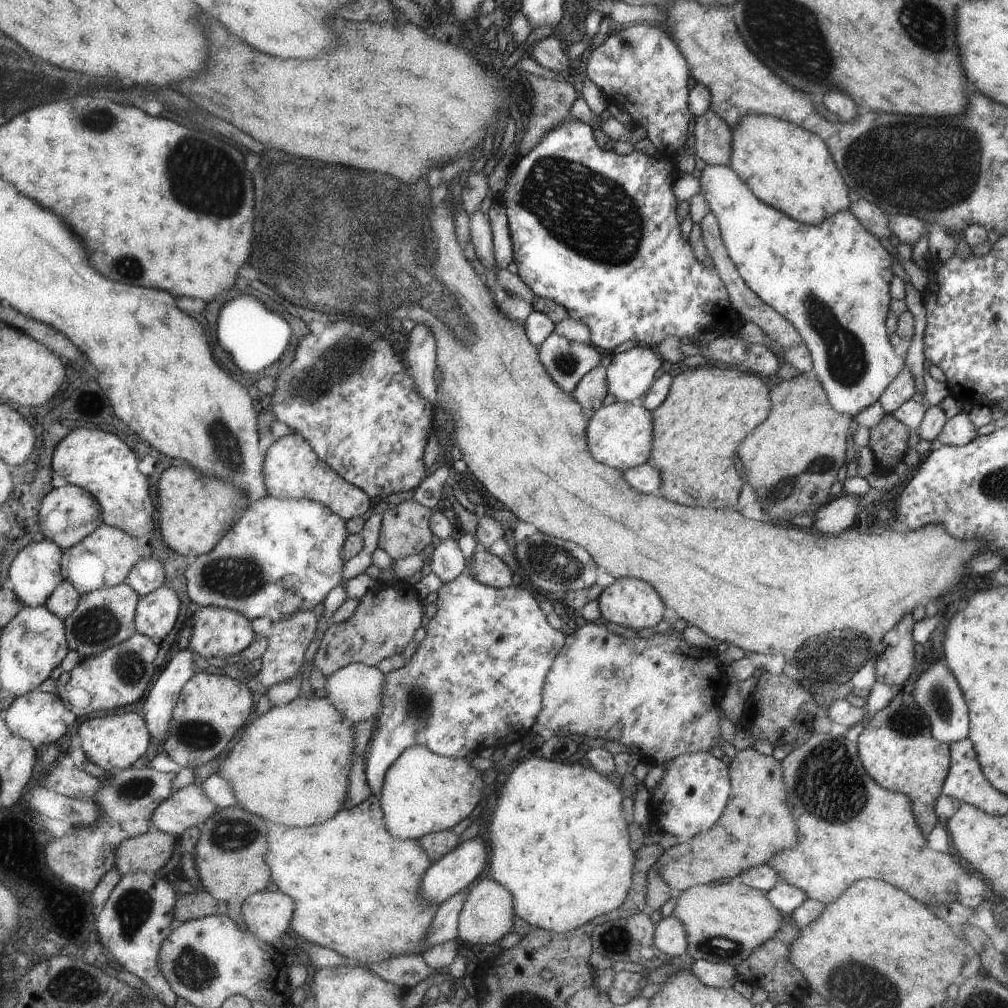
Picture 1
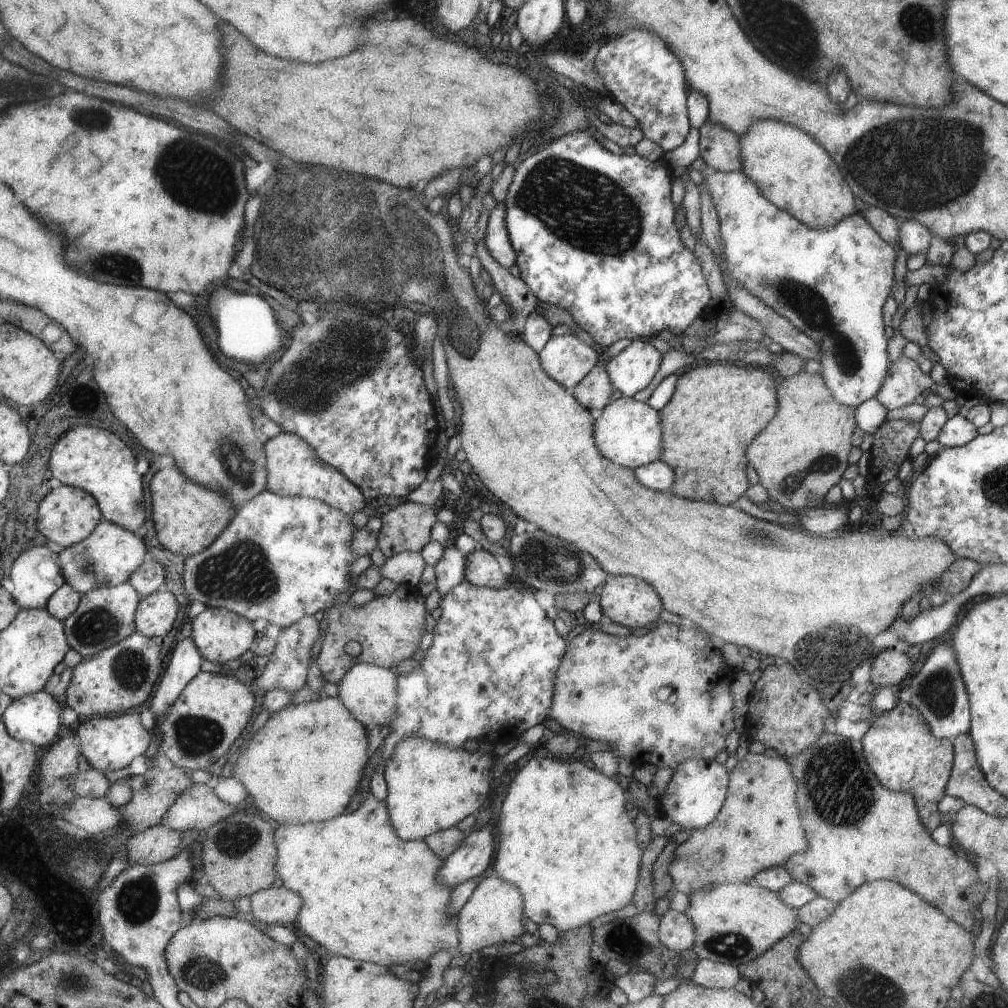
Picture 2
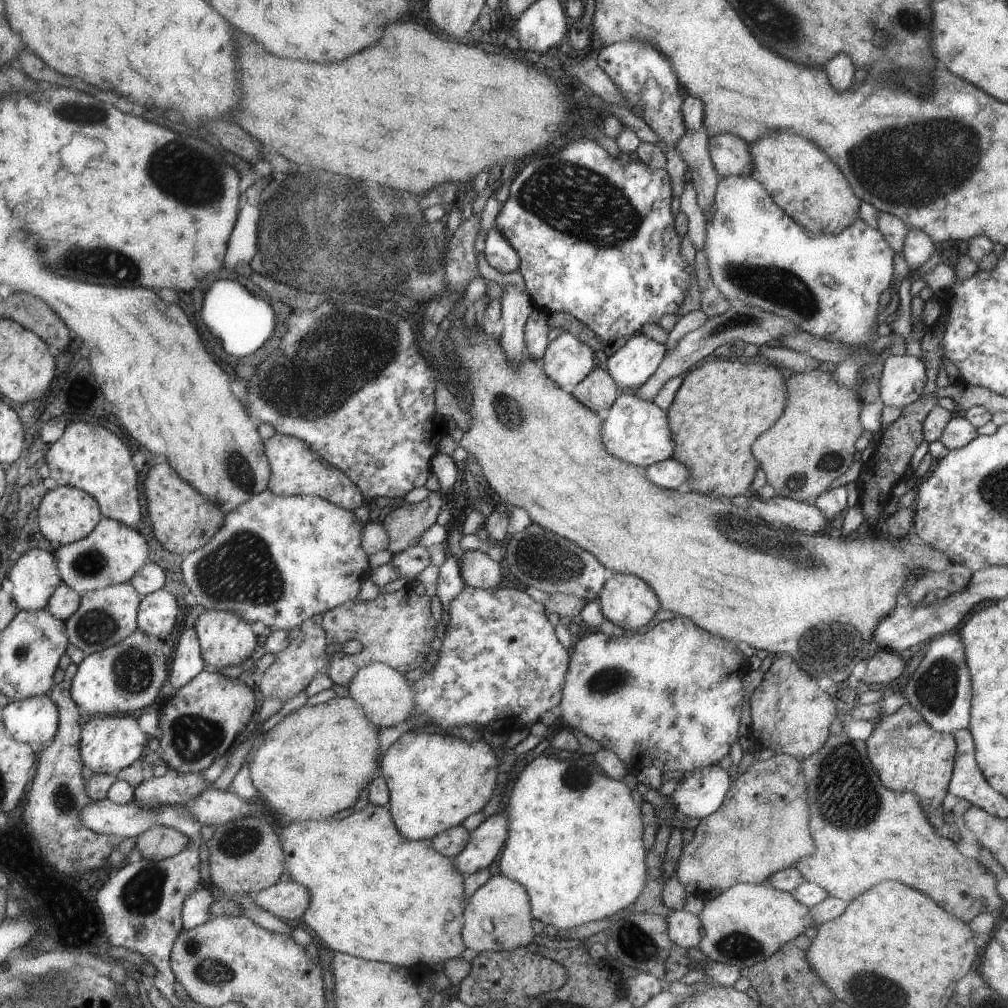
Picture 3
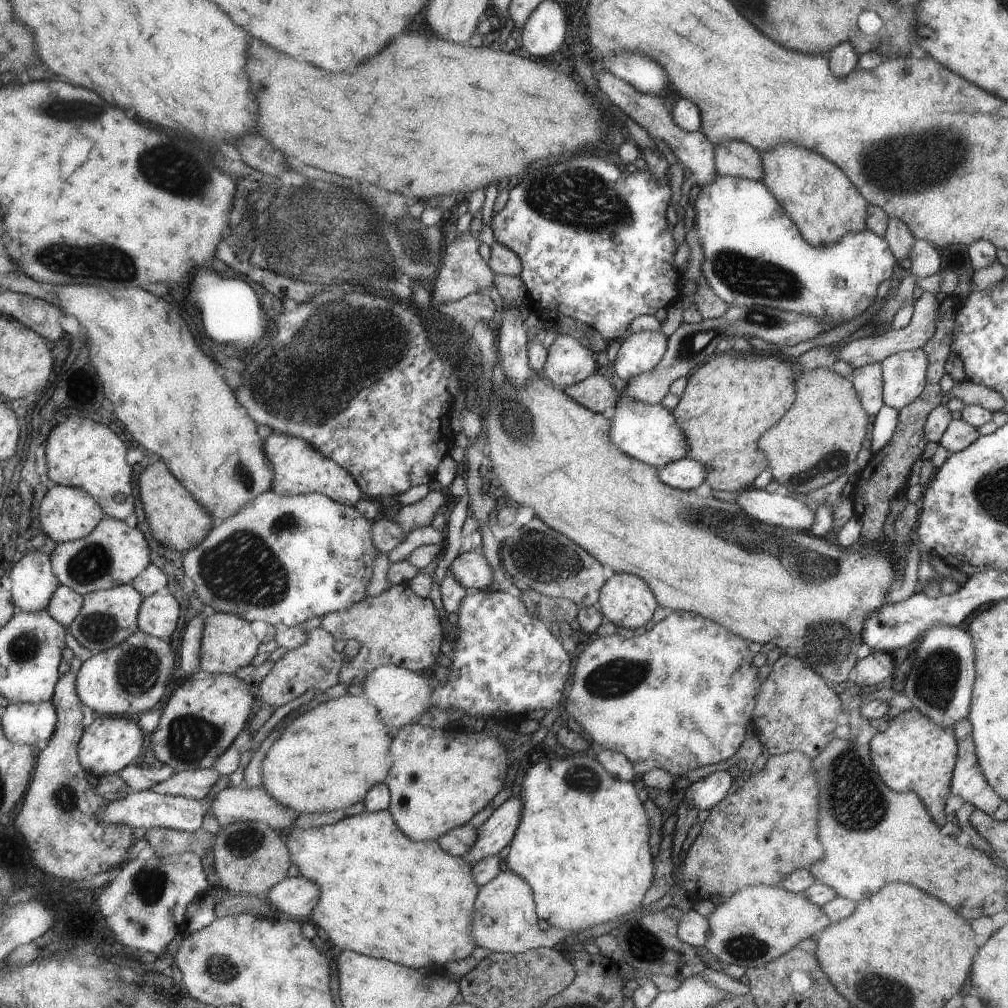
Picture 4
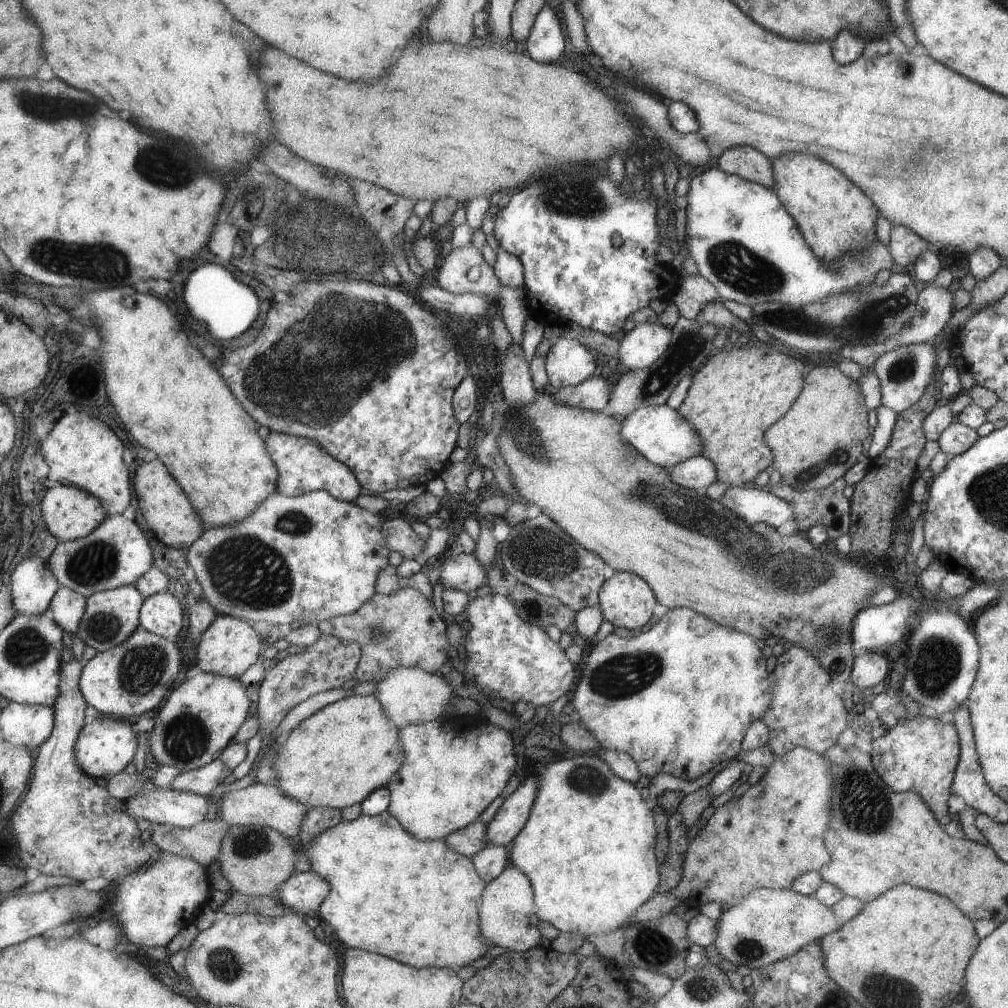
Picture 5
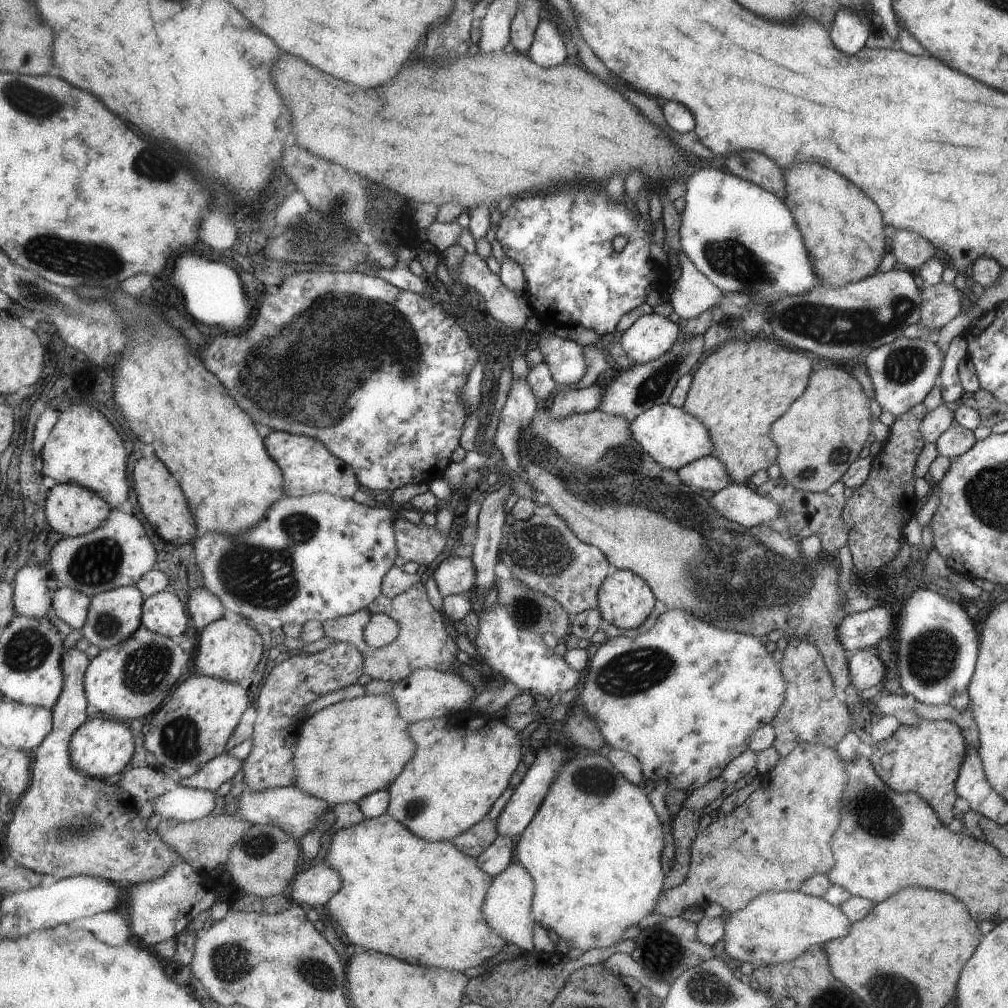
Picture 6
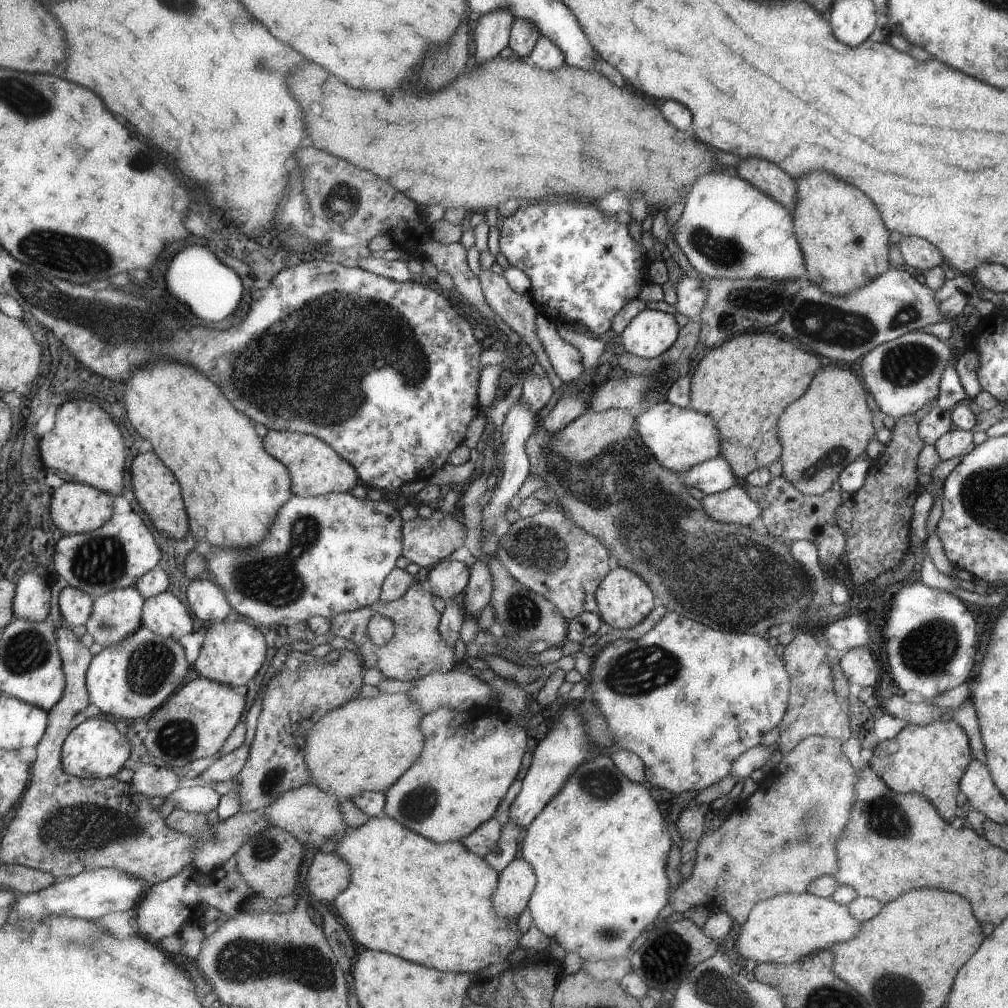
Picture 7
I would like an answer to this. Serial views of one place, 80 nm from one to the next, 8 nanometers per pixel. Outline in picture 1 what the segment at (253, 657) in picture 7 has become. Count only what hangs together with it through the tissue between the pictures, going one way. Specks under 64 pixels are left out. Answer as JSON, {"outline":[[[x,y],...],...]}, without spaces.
{"outline":[[[209,605],[193,615],[189,646],[200,656],[225,658],[241,652],[253,640],[249,618]]]}

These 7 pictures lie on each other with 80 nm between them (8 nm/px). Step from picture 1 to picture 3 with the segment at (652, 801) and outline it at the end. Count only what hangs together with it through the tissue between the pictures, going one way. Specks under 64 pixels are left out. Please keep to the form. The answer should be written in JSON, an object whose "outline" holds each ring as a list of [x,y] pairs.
{"outline":[[[717,765],[702,766],[684,775],[679,788],[668,797],[675,805],[677,815],[689,819],[701,820],[716,811],[732,784],[727,771]]]}

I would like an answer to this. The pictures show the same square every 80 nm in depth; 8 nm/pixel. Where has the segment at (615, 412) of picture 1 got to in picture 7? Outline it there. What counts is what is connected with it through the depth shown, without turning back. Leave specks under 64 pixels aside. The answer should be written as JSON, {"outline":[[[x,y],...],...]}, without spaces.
{"outline":[[[665,400],[634,417],[640,440],[659,464],[671,472],[679,474],[689,471],[689,468],[720,455],[720,436],[716,424],[704,413],[687,407],[679,408]]]}

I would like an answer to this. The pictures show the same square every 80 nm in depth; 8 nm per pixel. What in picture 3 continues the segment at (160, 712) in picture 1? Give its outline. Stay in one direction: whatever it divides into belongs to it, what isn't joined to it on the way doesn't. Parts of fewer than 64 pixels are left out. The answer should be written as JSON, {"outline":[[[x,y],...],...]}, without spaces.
{"outline":[[[195,626],[189,627],[178,642],[176,655],[170,666],[170,677],[162,688],[162,697],[173,697],[180,688],[205,670],[205,663],[197,629]]]}

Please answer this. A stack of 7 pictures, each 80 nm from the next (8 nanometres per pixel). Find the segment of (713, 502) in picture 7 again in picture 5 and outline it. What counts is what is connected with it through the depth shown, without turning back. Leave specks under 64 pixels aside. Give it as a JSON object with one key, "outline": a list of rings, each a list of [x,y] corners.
{"outline":[[[751,484],[724,488],[719,502],[747,524],[764,523],[776,528],[784,522],[793,522],[793,510],[785,500]]]}

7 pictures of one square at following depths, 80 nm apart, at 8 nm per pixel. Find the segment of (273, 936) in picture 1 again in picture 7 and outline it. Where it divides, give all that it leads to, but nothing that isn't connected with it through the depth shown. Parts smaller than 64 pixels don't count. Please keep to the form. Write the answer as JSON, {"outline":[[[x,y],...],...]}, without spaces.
{"outline":[[[318,850],[307,870],[306,891],[314,900],[325,905],[331,904],[345,888],[348,888],[350,879],[348,865],[337,857],[337,854],[326,854]]]}

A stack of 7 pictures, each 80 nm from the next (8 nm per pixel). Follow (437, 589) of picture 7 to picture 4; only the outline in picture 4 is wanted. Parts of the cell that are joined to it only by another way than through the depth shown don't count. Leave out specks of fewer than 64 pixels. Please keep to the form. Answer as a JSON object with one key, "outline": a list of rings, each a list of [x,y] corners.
{"outline":[[[466,547],[451,562],[449,574],[453,574],[453,578],[465,589],[484,590],[493,581],[492,567],[482,554]]]}

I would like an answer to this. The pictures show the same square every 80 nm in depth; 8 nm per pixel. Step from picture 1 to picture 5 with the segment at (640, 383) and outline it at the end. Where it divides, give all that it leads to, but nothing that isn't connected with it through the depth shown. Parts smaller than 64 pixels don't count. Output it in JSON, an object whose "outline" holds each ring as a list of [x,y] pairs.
{"outline":[[[656,322],[637,324],[633,330],[620,338],[620,346],[615,356],[623,368],[641,370],[651,366],[669,346],[669,328]]]}

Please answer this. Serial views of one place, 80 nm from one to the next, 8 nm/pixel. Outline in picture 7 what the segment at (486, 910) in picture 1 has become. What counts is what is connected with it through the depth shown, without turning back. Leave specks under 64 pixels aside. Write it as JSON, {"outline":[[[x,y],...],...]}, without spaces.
{"outline":[[[513,858],[499,874],[491,899],[493,912],[509,920],[509,924],[517,921],[519,914],[528,906],[535,886],[536,876],[532,866],[521,858]]]}

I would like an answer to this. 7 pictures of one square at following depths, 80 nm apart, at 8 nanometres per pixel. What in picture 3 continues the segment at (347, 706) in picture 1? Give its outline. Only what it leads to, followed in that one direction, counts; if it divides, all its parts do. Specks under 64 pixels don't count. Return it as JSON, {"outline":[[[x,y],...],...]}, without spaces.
{"outline":[[[373,663],[360,668],[348,684],[349,696],[364,710],[368,721],[378,727],[399,725],[407,717],[412,716],[416,707],[416,697],[412,684],[404,675],[385,663]]]}

